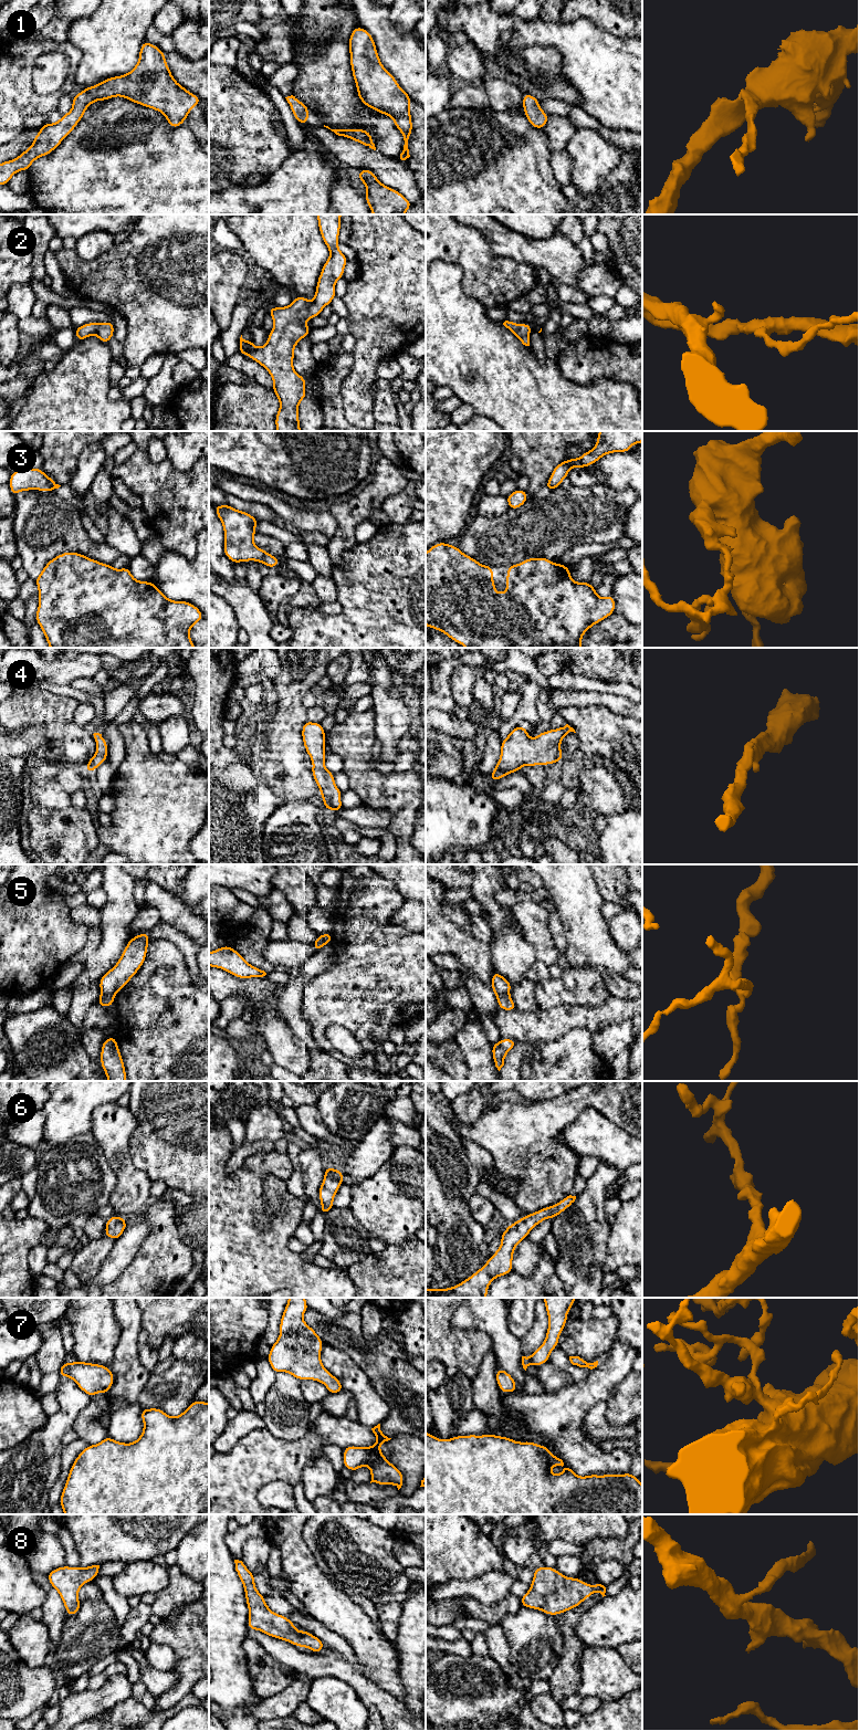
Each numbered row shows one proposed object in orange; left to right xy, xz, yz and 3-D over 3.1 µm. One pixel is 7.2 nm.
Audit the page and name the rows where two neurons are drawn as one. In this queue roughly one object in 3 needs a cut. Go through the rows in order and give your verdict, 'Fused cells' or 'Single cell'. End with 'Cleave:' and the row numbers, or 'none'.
1: Single cell
2: Single cell
3: Fused cells
4: Single cell
5: Fused cells
6: Single cell
7: Single cell
8: Single cell
Cleave: 3, 5

